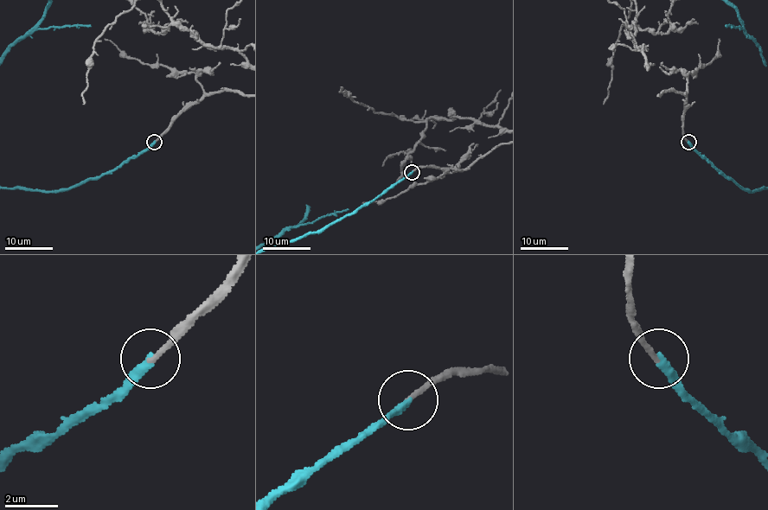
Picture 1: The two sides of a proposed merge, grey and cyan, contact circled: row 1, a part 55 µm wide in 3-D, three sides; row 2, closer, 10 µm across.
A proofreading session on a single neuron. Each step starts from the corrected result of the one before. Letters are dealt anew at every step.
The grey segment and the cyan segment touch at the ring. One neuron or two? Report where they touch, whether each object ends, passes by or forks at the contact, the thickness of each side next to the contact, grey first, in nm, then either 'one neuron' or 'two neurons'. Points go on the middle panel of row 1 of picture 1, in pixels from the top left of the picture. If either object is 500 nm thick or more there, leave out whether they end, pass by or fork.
(412, 172) | grey ends | cyan ends | 190/320 nm | one neuron

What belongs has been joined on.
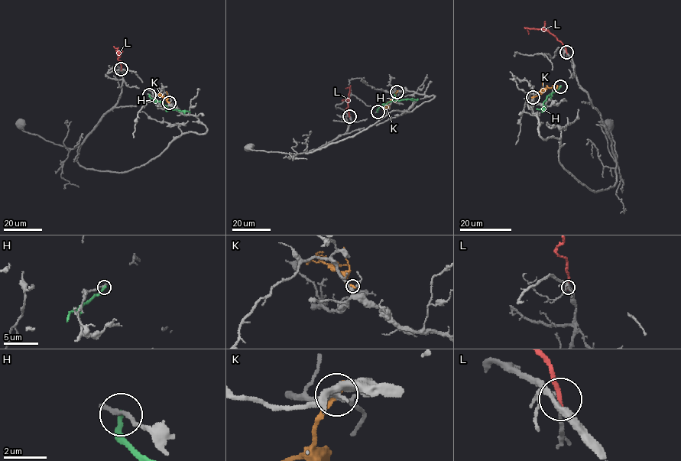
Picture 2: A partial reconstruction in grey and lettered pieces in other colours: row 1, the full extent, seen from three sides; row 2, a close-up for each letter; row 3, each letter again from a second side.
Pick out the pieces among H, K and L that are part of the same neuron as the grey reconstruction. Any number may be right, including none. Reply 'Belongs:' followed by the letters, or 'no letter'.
Belongs: no letter

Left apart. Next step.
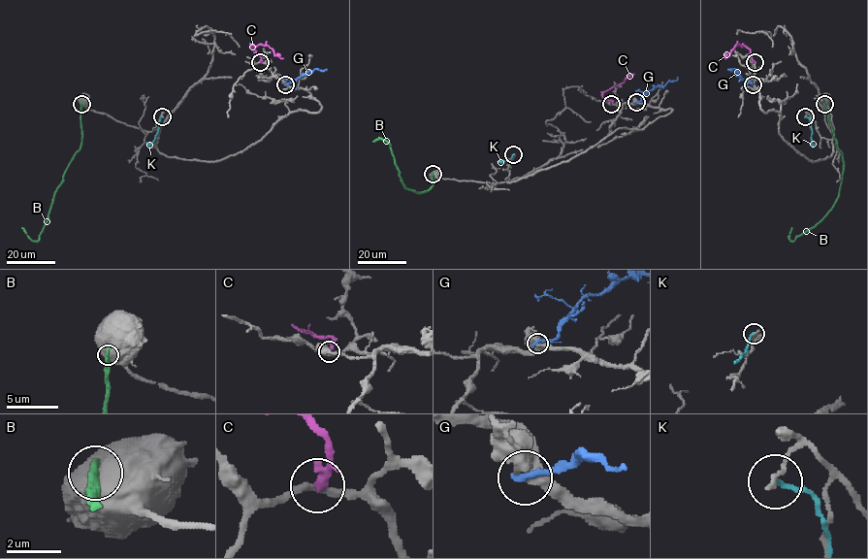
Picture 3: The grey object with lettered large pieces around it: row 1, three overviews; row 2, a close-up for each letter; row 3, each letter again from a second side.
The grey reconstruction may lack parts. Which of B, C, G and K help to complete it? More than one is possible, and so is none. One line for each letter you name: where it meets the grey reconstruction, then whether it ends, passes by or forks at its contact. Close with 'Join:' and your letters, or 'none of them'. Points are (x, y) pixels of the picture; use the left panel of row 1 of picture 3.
Join: none of them

